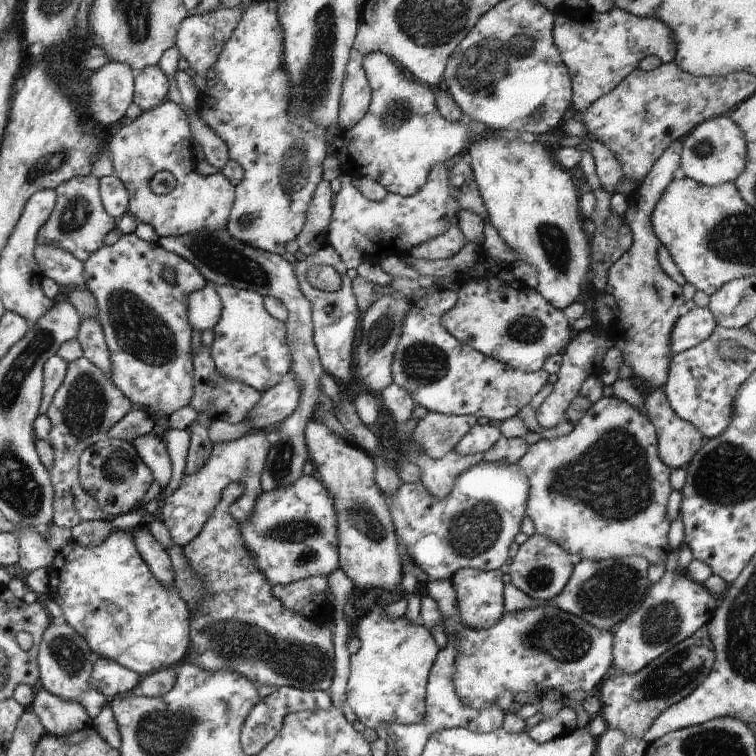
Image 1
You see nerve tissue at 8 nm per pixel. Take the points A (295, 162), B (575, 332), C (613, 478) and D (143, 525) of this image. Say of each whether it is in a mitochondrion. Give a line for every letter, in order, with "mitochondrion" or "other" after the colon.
A: mitochondrion
B: other
C: mitochondrion
D: other

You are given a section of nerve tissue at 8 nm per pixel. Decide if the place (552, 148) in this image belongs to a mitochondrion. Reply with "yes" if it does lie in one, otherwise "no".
no

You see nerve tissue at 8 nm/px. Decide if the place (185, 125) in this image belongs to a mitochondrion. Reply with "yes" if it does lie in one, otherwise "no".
no

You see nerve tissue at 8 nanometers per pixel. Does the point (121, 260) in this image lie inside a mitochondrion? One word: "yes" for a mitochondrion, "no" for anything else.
no

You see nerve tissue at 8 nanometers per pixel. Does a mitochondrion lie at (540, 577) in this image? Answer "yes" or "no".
yes

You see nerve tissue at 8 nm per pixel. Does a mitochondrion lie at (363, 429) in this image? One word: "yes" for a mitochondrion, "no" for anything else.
no

